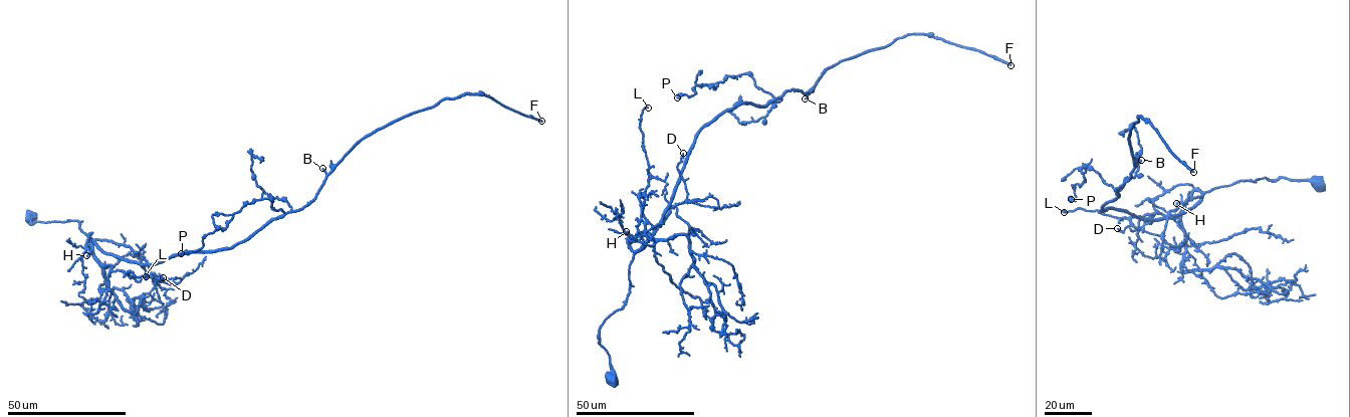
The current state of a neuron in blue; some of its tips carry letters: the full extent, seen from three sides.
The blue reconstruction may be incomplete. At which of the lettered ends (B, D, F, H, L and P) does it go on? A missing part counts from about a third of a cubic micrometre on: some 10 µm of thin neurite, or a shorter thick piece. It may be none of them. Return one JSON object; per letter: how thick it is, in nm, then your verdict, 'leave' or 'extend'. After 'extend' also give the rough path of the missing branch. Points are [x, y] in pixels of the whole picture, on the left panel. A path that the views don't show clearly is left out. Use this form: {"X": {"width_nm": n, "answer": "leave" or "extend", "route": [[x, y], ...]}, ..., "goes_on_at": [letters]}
{"B": {"width_nm": 220, "answer": "extend"}, "D": {"width_nm": 140, "answer": "leave"}, "F": {"width_nm": 360, "answer": "extend"}, "H": {"width_nm": 160, "answer": "leave"}, "L": {"width_nm": 140, "answer": "extend", "route": [[146, 276], [178, 277], [168, 279], [161, 275]]}, "P": {"width_nm": 550, "answer": "leave"}, "goes_on_at": ["B", "F", "L"]}

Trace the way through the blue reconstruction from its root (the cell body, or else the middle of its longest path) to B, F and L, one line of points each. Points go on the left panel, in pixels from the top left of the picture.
B: (32, 218), (33, 224), (77, 221), (104, 252), (152, 265), (233, 247), (301, 209), (321, 187), (322, 168)
F: (32, 218), (77, 221), (104, 252), (152, 265), (301, 209), (361, 140), (444, 99), (483, 93), (541, 121)
L: (32, 218), (36, 217), (31, 218), (33, 224), (77, 221), (91, 238), (92, 254), (103, 265), (146, 276)

